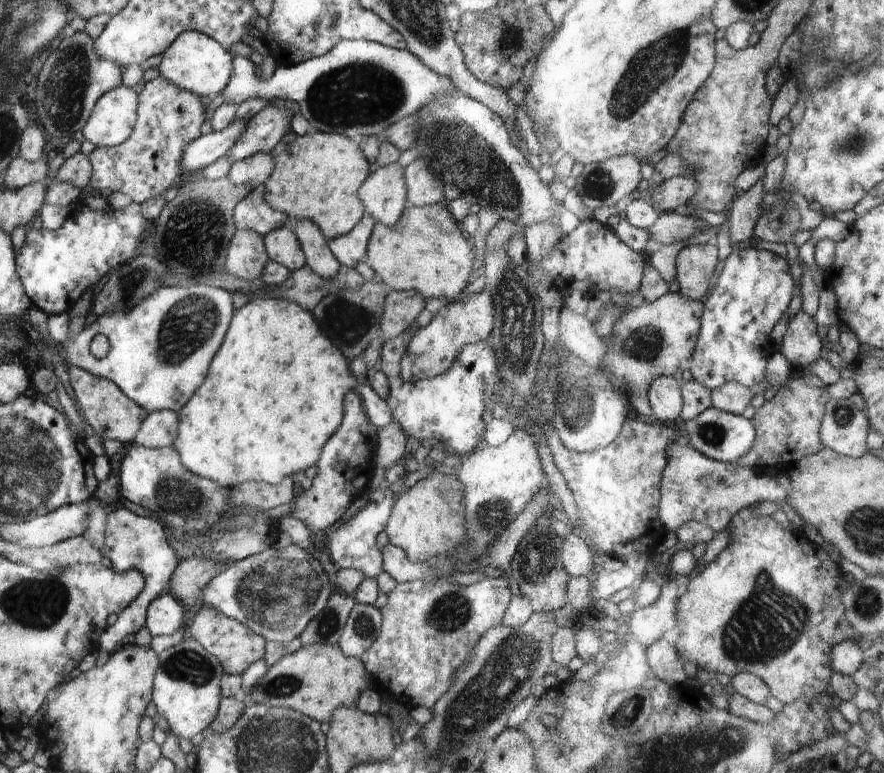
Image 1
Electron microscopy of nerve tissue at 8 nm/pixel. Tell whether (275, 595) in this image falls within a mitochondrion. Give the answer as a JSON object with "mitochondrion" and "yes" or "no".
{"mitochondrion":"yes"}

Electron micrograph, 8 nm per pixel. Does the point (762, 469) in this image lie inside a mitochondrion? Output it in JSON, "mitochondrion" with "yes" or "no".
{"mitochondrion":"no"}

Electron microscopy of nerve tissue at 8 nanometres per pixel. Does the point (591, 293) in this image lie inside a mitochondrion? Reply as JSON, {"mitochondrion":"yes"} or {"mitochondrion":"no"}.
{"mitochondrion":"no"}

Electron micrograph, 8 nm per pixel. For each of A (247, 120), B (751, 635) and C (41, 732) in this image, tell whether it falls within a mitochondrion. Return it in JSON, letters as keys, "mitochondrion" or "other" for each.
{"A":"other","B":"mitochondrion","C":"other"}

